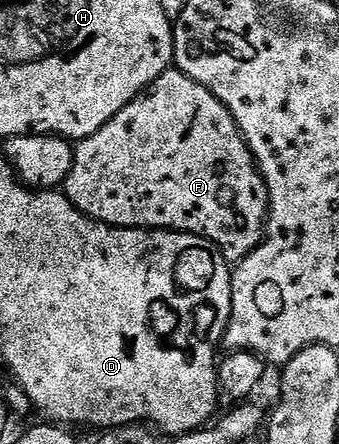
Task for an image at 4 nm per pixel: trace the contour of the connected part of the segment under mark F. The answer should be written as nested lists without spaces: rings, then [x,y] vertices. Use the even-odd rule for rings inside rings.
[[[175,69],[164,71],[139,99],[126,105],[98,133],[75,144],[74,165],[62,190],[79,211],[92,219],[112,227],[185,231],[210,240],[232,265],[245,259],[264,240],[268,221],[268,190],[240,126],[214,93]]]

